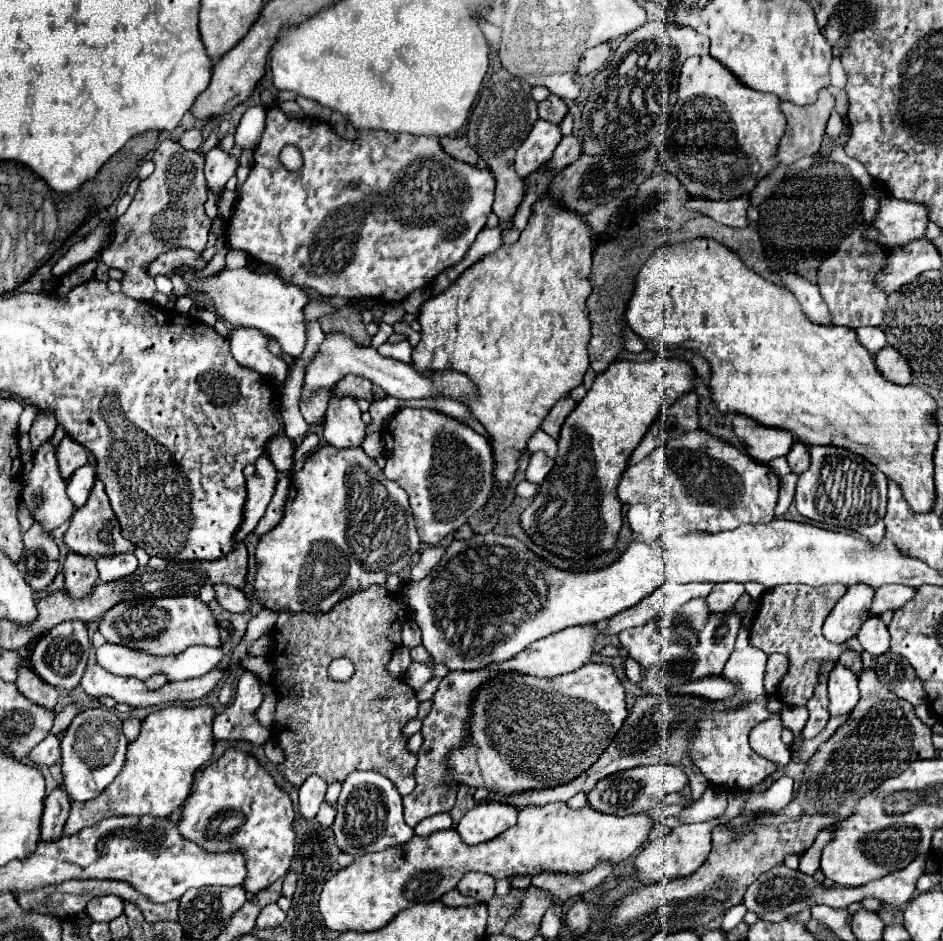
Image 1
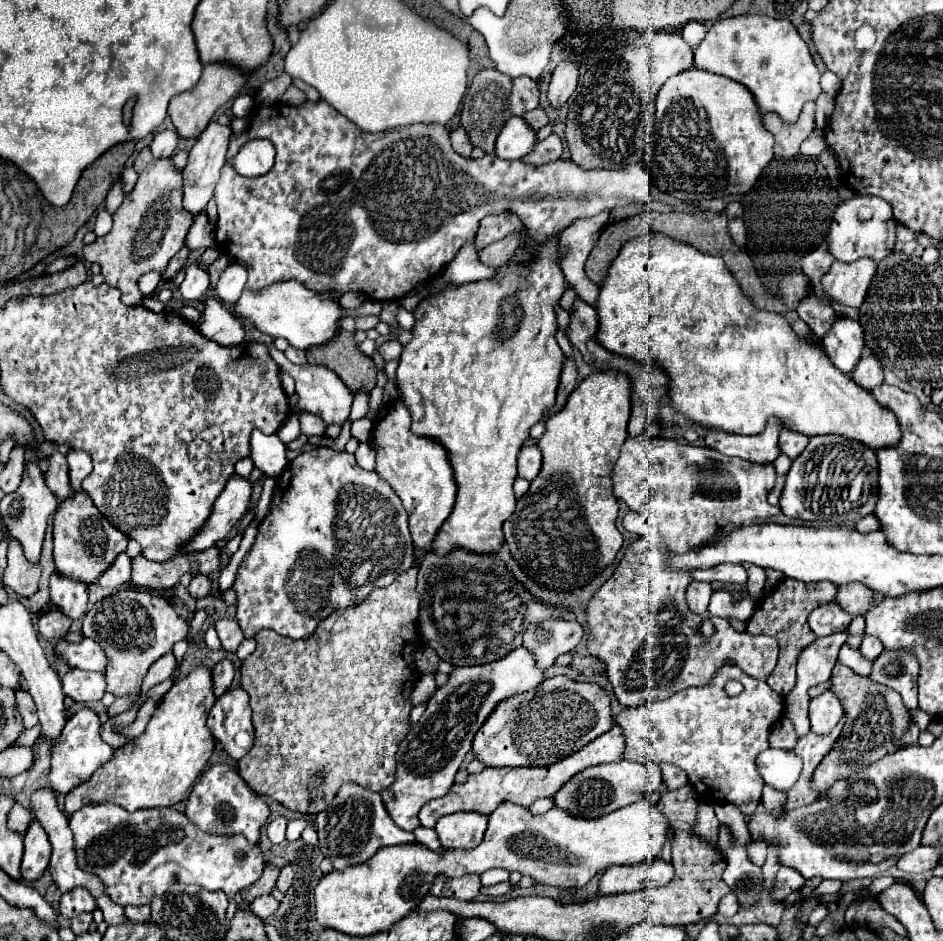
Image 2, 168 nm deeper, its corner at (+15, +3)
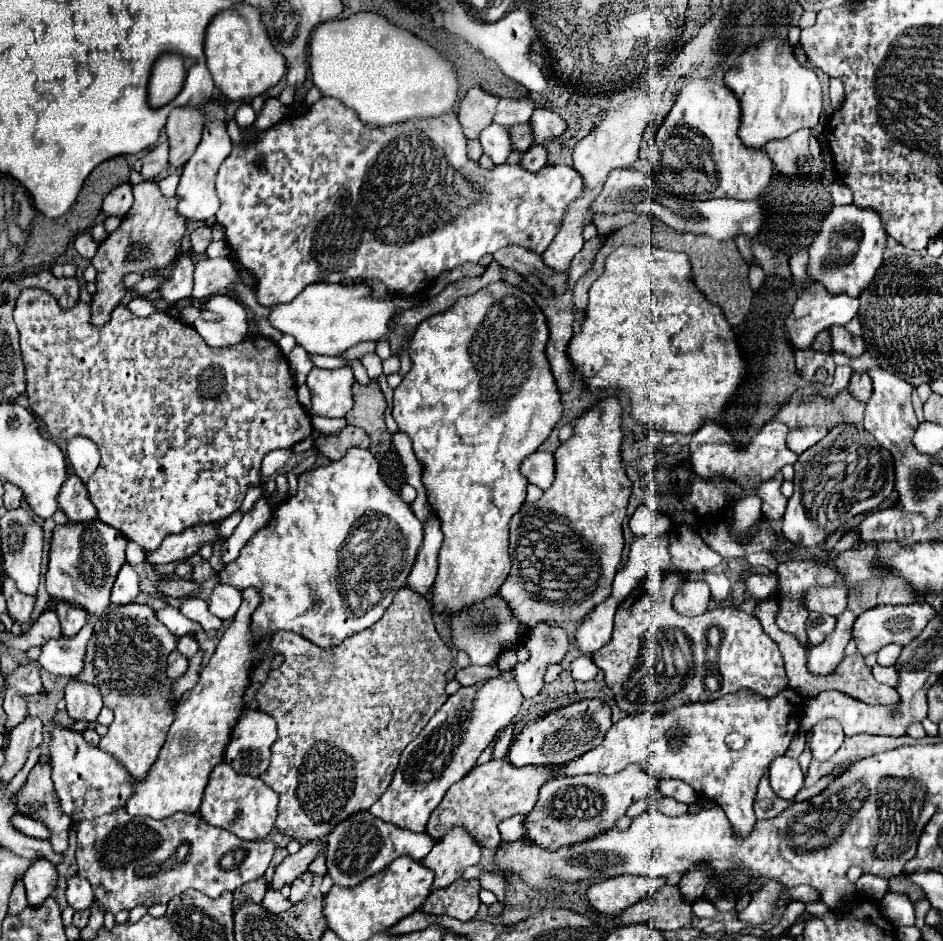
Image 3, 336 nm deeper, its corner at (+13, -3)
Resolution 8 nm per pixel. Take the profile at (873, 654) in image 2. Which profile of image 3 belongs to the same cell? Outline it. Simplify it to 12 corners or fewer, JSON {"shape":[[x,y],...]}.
{"shape":[[887,644],[877,652],[877,664],[893,666],[901,648]]}

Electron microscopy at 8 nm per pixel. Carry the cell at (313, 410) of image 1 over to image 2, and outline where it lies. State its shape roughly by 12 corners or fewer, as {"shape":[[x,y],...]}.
{"shape":[[301,414],[305,436],[325,436],[325,422],[313,414]]}

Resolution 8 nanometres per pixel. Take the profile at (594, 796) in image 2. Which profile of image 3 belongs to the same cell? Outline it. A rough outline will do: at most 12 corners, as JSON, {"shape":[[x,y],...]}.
{"shape":[[637,764],[543,786],[525,836],[547,850],[613,828],[655,778]]}

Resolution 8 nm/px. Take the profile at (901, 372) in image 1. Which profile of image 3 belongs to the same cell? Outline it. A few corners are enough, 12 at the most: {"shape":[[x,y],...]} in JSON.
{"shape":[[853,372],[849,392],[867,402],[873,380],[867,372]]}

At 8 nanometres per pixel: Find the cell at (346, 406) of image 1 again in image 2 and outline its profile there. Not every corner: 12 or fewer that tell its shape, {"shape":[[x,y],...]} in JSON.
{"shape":[[245,328],[297,384],[295,414],[327,424],[349,418],[353,394],[327,366],[295,365],[272,337]]}

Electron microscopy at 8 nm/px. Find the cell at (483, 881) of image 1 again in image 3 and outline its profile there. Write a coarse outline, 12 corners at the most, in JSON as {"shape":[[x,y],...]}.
{"shape":[[455,880],[429,894],[423,912],[471,920],[479,880]]}

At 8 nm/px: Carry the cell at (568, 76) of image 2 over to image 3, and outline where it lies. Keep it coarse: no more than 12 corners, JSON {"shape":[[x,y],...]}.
{"shape":[[537,108],[529,122],[535,144],[567,128],[557,108]]}

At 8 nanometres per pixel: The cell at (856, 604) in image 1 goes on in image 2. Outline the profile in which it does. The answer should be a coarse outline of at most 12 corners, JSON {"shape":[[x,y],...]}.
{"shape":[[835,602],[809,614],[809,628],[817,636],[847,630],[851,616]]}

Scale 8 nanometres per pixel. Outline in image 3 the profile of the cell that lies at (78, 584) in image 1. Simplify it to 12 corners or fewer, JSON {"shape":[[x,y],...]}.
{"shape":[[59,600],[55,610],[63,636],[77,634],[87,610]]}

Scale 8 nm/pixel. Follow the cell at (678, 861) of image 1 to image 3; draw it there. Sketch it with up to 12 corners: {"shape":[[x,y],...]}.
{"shape":[[619,876],[587,890],[591,906],[619,914],[665,878]]}

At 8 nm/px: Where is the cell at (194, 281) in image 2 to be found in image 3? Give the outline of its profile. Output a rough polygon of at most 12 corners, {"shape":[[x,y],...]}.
{"shape":[[179,254],[169,282],[161,286],[167,302],[191,298],[193,262]]}

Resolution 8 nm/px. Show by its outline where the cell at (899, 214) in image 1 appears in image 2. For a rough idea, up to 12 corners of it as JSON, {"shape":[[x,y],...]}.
{"shape":[[857,194],[837,206],[827,250],[839,262],[893,250],[889,202]]}

